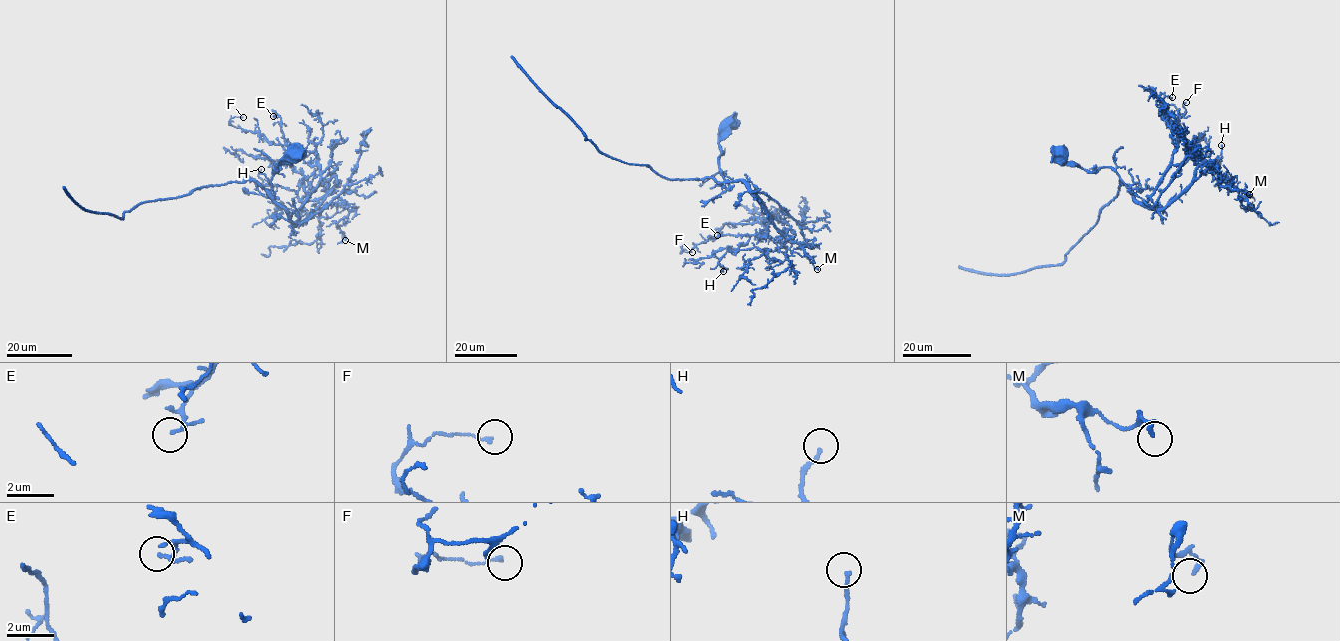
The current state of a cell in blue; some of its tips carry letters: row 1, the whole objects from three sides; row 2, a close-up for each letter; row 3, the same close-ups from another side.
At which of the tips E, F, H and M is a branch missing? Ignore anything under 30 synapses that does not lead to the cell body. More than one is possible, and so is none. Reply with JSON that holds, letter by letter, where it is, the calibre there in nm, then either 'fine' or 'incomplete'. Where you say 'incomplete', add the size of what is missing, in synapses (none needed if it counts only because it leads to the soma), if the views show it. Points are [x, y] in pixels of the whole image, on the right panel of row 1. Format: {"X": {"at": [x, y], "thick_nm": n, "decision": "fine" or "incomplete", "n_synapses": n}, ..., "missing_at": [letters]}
{"E": {"at": [1172, 97], "thick_nm": 110, "decision": "fine"}, "F": {"at": [1186, 102], "thick_nm": 130, "decision": "fine"}, "H": {"at": [1221, 145], "thick_nm": 160, "decision": "fine"}, "M": {"at": [1249, 194], "thick_nm": 200, "decision": "fine"}, "missing_at": []}

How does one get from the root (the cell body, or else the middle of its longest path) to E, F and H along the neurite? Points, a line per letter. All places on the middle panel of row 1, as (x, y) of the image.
E: (730, 124), (719, 142), (719, 170), (726, 180), (747, 186), (773, 219), (765, 225), (724, 223), (717, 235)
F: (730, 124), (719, 142), (719, 170), (754, 192), (770, 222), (762, 235), (722, 234), (680, 253), (692, 252)
H: (730, 124), (719, 170), (743, 182), (784, 239), (773, 251), (727, 251), (723, 271)

